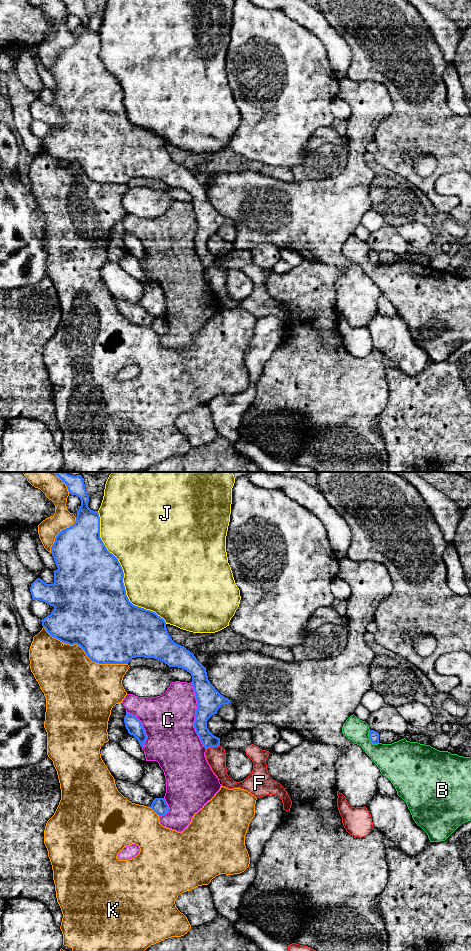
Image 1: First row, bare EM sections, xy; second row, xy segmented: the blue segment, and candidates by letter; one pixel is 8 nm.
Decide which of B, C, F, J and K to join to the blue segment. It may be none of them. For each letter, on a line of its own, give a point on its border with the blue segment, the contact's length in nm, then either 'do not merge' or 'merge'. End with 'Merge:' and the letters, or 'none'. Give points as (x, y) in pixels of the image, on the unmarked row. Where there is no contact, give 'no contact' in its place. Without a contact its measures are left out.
B: contact xy (370, 259); length 140 nm; do not merge
C: contact xy (196, 235); length 550 nm; do not merge
F: contact xy (212, 266); length 120 nm; do not merge
J: contact xy (123, 95); length 1050 nm; do not merge
K: contact xy (85, 173); length 750 nm; do not merge
Merge: none

